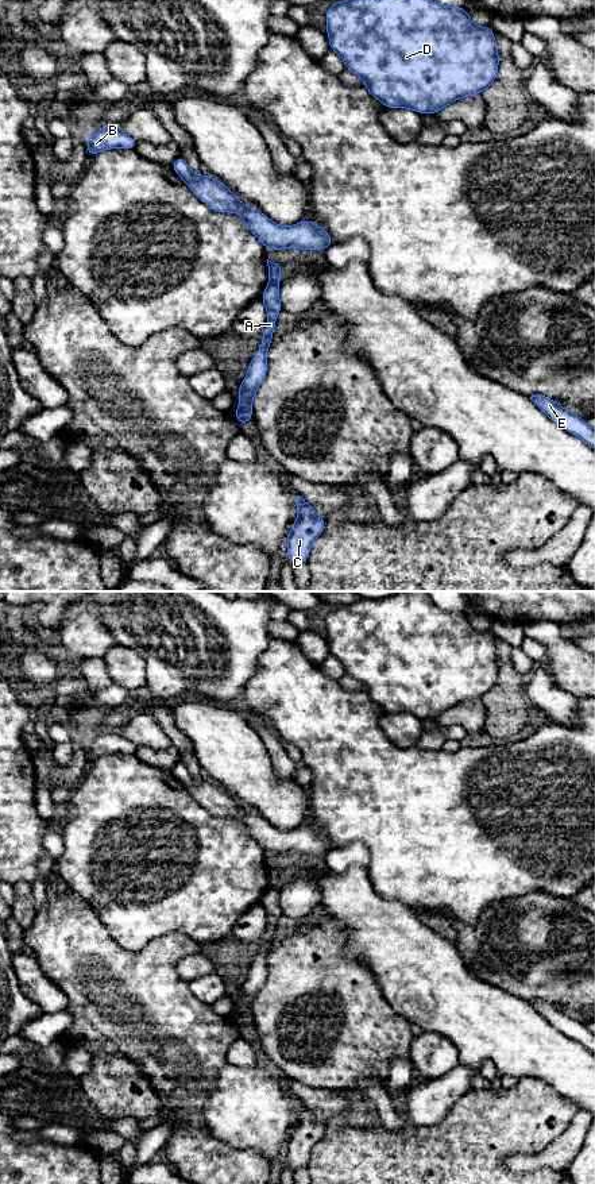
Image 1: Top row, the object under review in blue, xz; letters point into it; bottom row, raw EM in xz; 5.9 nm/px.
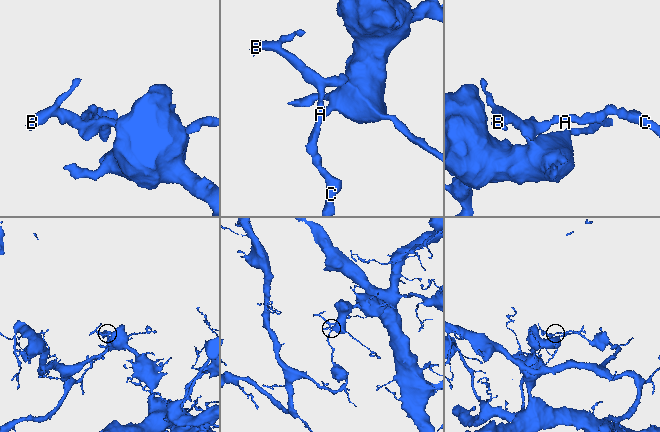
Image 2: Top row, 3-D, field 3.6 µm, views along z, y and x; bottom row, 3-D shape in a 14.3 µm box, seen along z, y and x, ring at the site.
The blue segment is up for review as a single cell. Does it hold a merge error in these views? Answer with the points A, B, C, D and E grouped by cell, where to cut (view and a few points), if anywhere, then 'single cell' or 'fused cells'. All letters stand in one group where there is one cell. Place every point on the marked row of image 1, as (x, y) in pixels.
A C / B D E; cut in xz along (277, 282), (269, 285); fused cells

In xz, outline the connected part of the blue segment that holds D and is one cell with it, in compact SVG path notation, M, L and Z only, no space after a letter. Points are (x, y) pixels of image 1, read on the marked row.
M343 0L336 1L325 11L328 22L327 35L329 39L331 50L337 53L344 63L345 69L355 73L364 80L363 86L378 99L385 108L410 108L421 115L436 115L445 105L464 97L480 95L487 89L498 77L499 55L497 49L497 41L491 27L479 27L470 20L470 15L465 8L441 5L436 0Z

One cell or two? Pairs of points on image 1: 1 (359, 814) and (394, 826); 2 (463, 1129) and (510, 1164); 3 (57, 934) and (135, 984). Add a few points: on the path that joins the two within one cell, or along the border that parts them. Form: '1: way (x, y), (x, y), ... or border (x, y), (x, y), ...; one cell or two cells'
1: way (367, 814), (382, 814), (386, 818); one cell
2: border (536, 1153), (510, 1154), (502, 1163); two cells
3: way (76, 951), (84, 959), (103, 959), (116, 971); one cell

